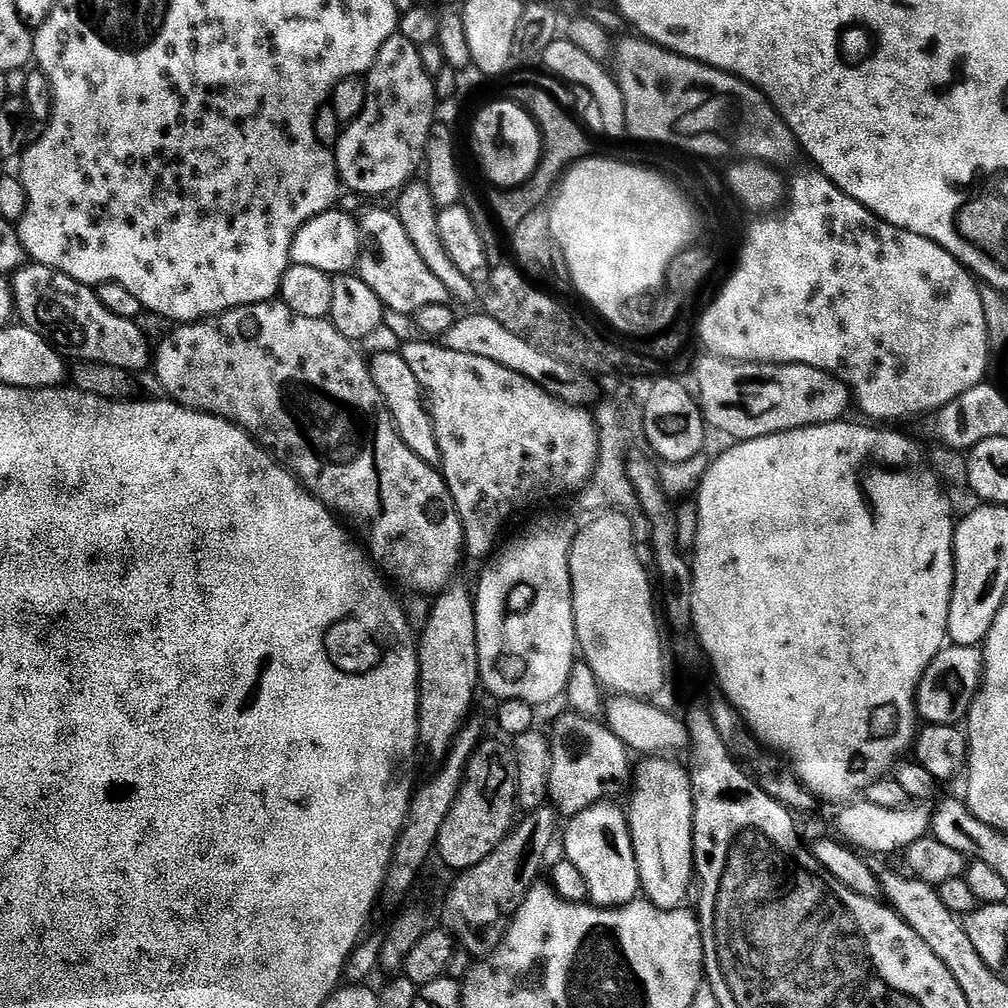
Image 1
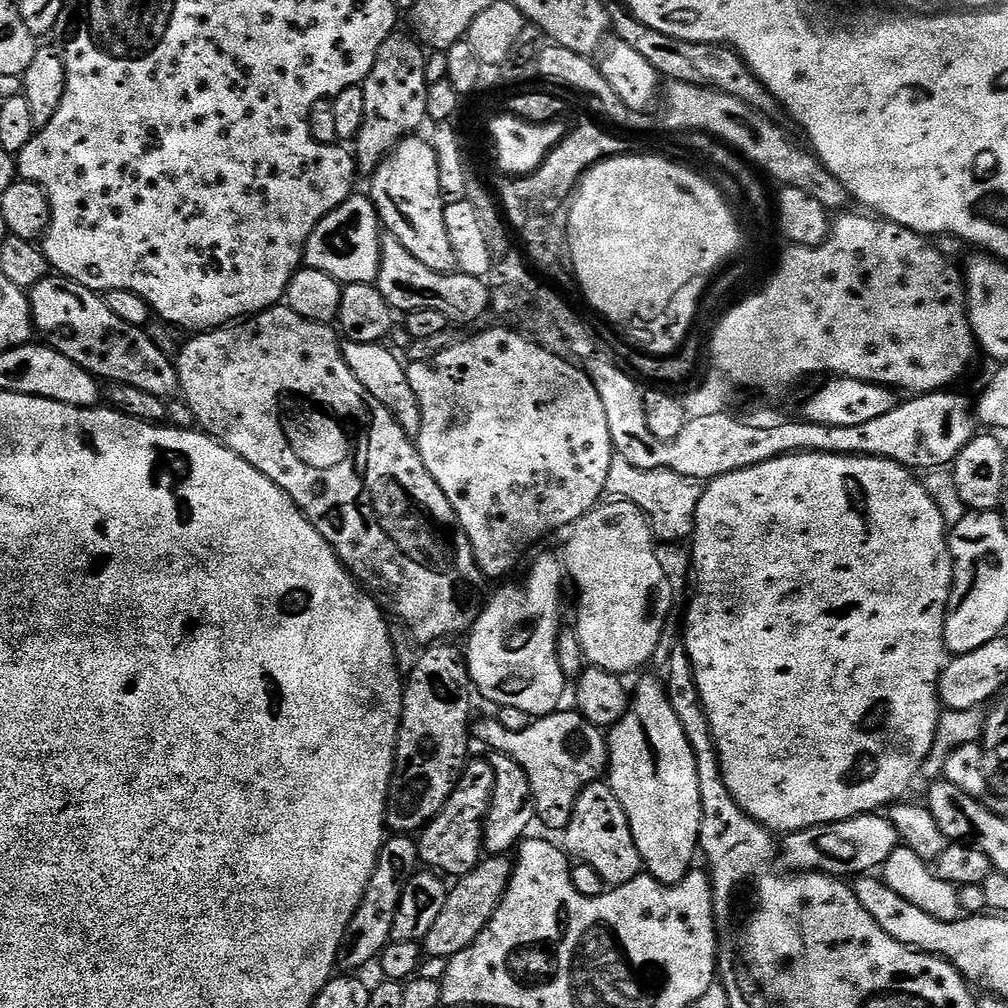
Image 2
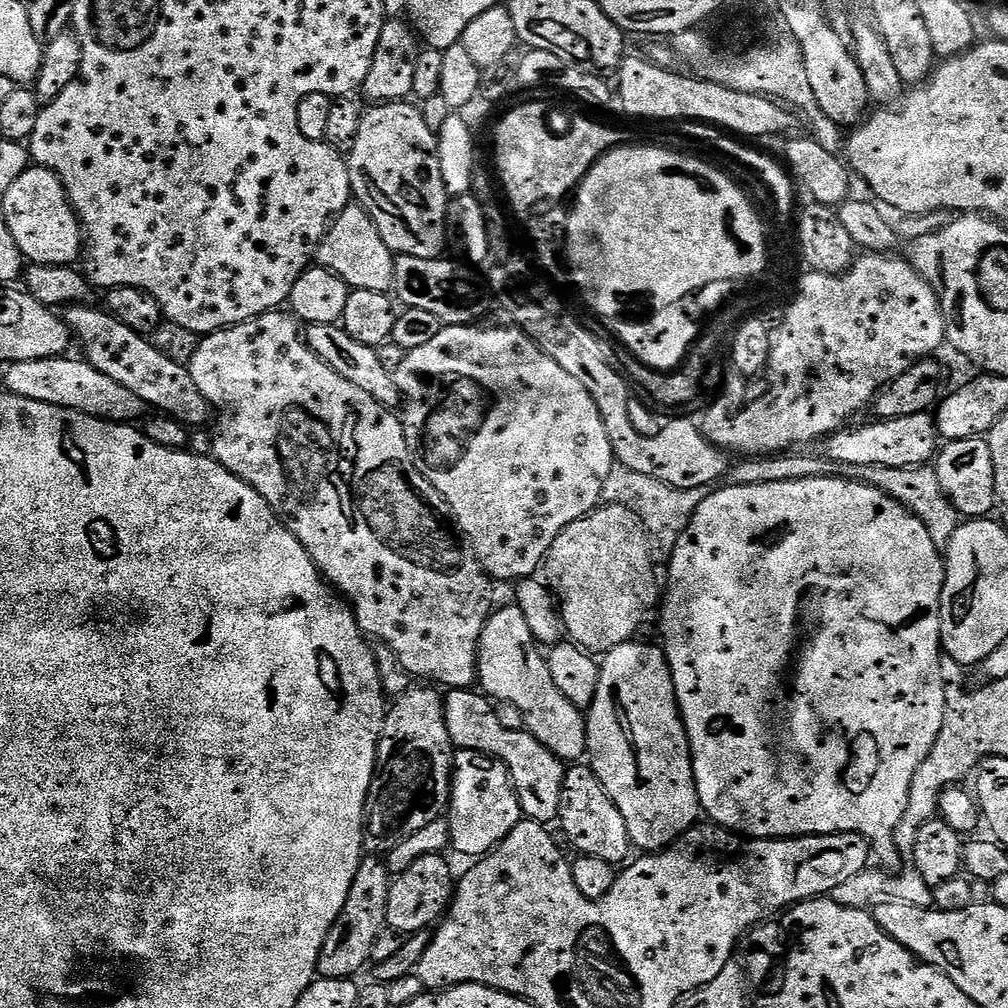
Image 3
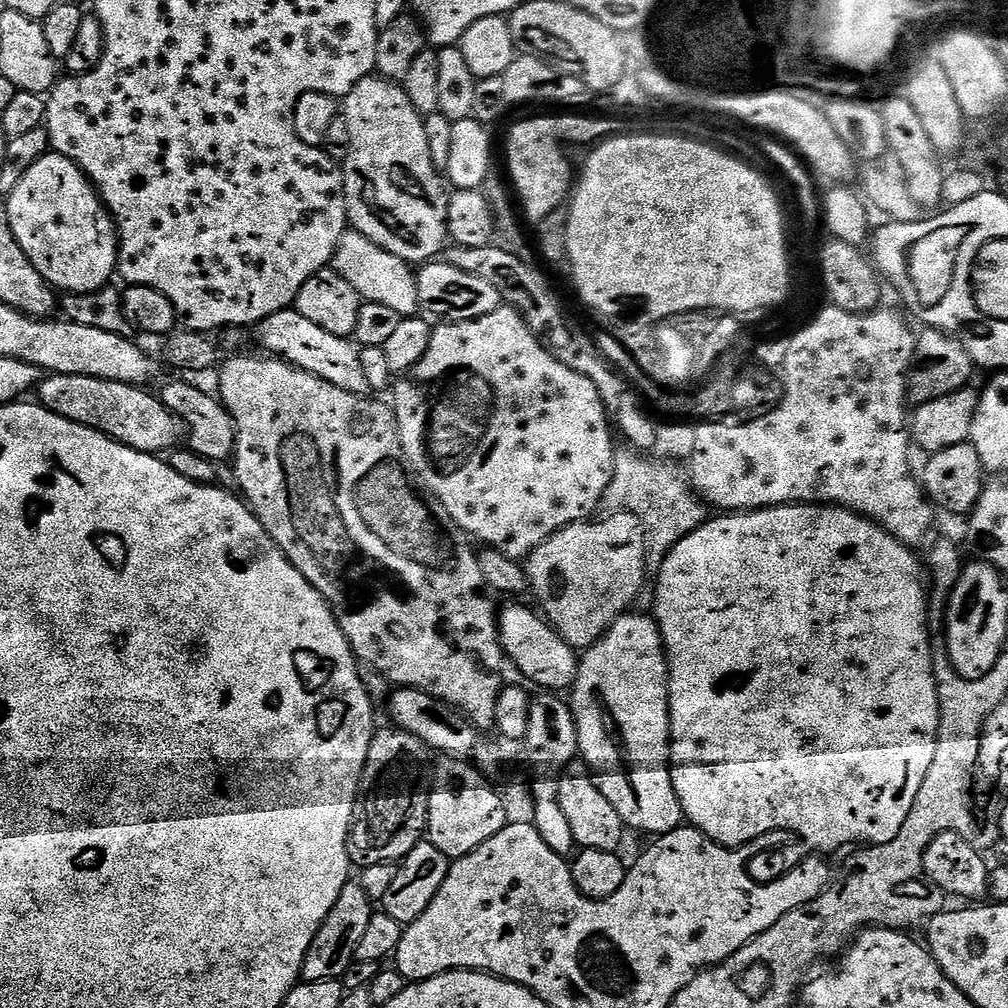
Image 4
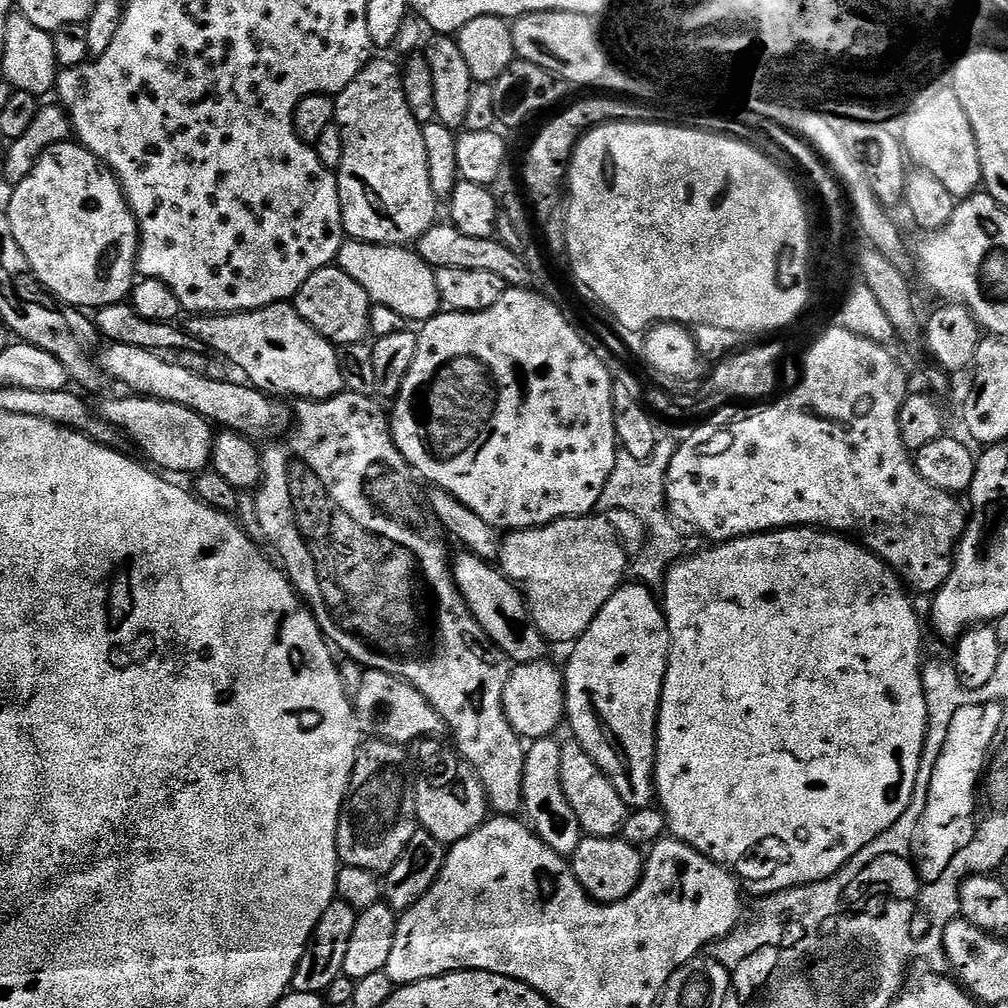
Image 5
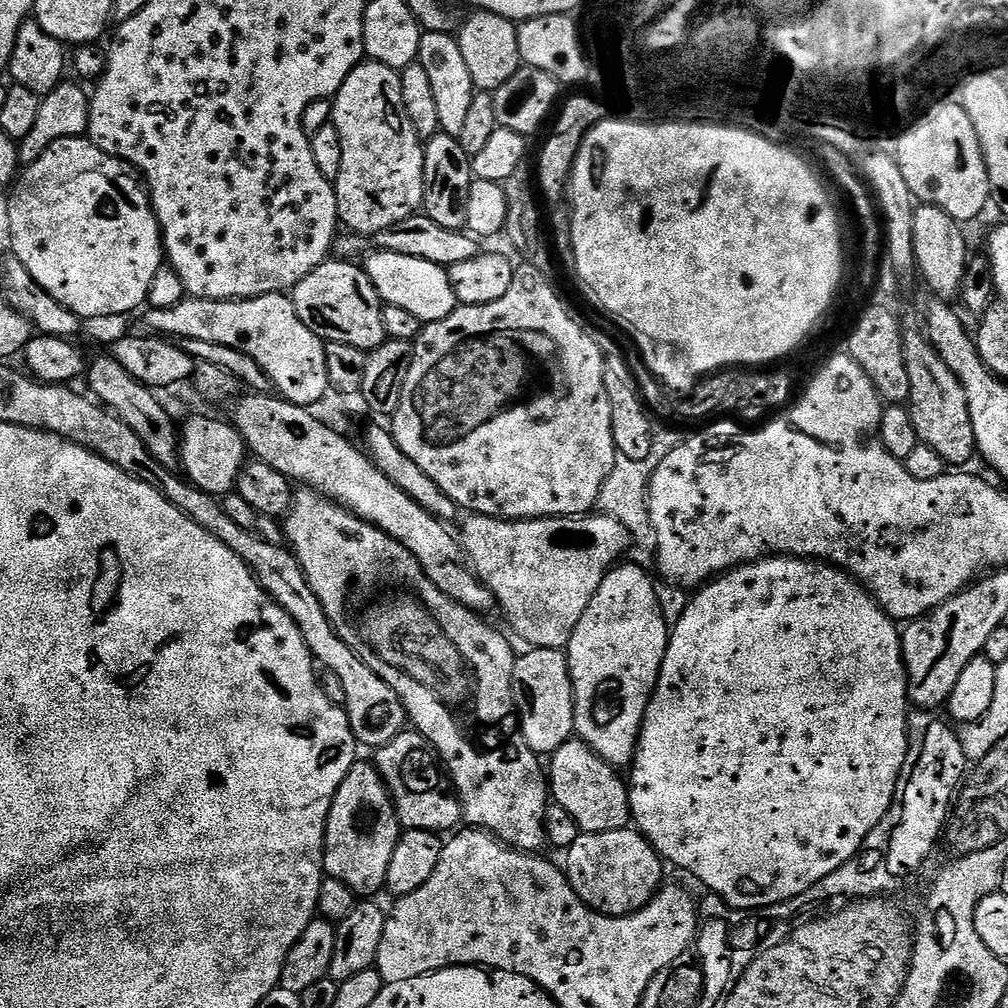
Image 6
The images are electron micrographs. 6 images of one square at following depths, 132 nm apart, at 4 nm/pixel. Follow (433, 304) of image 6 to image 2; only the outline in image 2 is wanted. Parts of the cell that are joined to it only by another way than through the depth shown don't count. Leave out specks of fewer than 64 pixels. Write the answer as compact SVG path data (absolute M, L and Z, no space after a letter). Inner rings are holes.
M353 194L348 197L342 206L338 206L310 234L310 238L304 247L303 263L314 270L322 270L322 274L330 274L330 278L346 284L375 284L376 275L380 269L380 241L382 239L382 225L380 216L376 213L376 207L372 205L367 195Z

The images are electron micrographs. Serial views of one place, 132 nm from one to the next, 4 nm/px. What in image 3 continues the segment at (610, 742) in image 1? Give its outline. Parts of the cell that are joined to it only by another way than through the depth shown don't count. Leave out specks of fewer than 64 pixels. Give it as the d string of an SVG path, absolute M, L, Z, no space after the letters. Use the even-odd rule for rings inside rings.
M453 688L444 696L444 717L453 749L483 752L485 756L501 760L507 766L512 783L516 785L516 792L520 795L521 813L527 819L537 820L539 824L548 826L551 825L551 820L553 823L559 817L565 761L546 750L546 746L542 746L542 742L538 742L538 738L534 738L526 730L506 730L506 726L498 722L493 701L472 688Z

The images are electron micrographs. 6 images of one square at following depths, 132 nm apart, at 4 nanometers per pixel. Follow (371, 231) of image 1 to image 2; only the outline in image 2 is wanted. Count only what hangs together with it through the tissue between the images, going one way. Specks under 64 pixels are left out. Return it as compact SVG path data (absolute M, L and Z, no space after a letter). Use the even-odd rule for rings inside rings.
M390 234L380 241L380 269L376 275L375 285L380 289L382 298L393 310L407 314L414 310L438 310L438 314L446 314L450 322L456 320L460 324L472 324L485 311L489 311L488 285L484 280L474 278L470 274L455 272L435 272L430 266L422 266L402 242L398 242Z

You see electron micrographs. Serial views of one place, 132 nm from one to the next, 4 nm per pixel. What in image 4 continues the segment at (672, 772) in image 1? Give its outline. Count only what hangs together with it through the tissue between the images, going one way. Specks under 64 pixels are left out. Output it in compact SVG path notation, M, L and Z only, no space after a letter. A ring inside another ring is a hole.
M632 615L619 616L604 631L603 638L579 657L580 669L570 689L570 703L578 730L579 755L602 778L602 794L610 798L629 829L652 832L657 837L685 823L670 767L668 658L655 619Z

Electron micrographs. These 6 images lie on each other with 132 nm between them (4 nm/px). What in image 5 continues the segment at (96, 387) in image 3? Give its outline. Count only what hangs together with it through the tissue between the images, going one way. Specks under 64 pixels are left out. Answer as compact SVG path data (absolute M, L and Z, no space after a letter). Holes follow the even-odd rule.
M124 394L124 397L106 401L102 415L115 428L121 429L127 439L129 436L153 460L151 463L165 473L195 474L209 467L214 439L213 425L186 406L165 400L151 400L148 396Z

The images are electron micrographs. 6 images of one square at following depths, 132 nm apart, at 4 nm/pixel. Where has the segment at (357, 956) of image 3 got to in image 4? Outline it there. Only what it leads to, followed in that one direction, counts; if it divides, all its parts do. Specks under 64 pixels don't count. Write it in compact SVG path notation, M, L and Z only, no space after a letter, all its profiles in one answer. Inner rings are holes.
M349 882L342 886L342 894L338 894L338 902L334 902L334 910L326 914L326 922L314 934L314 942L310 942L310 950L306 950L304 965L300 971L303 983L326 982L327 980L343 981L346 970L357 961L358 942L362 942L362 934L374 911L374 902L362 890L358 882Z

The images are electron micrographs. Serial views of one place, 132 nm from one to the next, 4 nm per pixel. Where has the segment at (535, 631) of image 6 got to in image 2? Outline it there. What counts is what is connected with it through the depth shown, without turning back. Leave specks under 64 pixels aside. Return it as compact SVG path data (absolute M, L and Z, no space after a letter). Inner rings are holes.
M613 499L611 502L601 503L599 506L588 512L574 527L567 533L568 545L564 548L564 556L562 555L562 564L566 569L566 576L569 581L576 583L576 596L580 601L576 604L576 622L574 629L577 638L580 640L583 659L587 661L593 668L601 668L607 672L617 674L625 674L624 672L636 672L643 664L648 664L652 660L652 655L656 652L656 647L660 644L660 639L664 636L664 623L668 620L668 615L672 612L672 595L674 589L667 576L663 572L663 568L658 564L656 557L657 545L654 543L652 528L648 524L648 519L638 510L638 506L634 506L628 500Z

